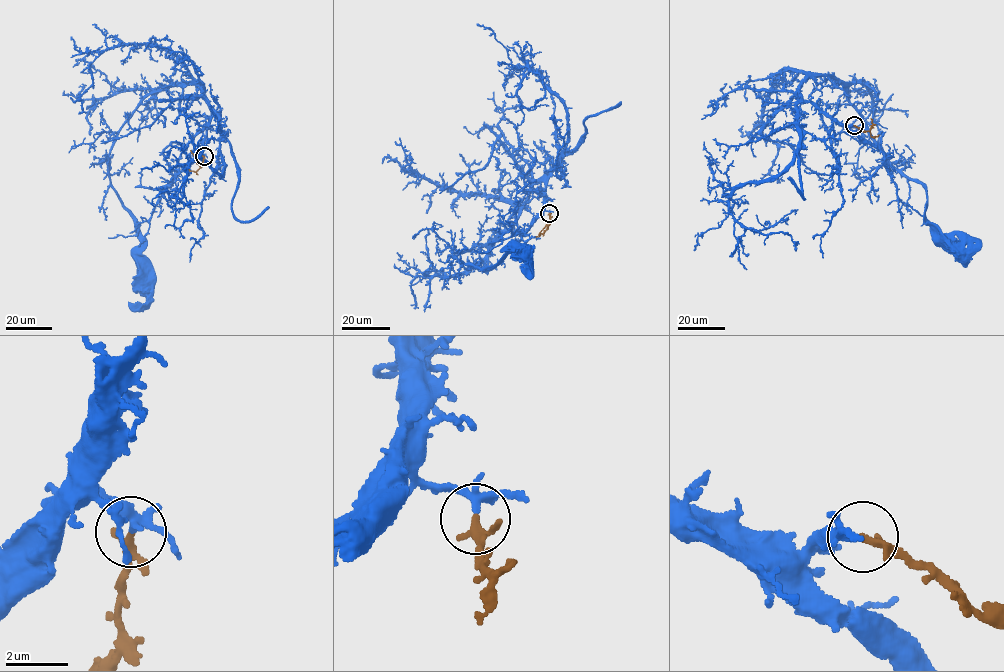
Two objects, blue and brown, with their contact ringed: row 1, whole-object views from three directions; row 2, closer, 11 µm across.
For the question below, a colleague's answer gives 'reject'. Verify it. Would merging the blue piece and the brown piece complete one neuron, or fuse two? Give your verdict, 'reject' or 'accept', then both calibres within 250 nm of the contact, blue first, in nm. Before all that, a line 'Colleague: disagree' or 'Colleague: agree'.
Colleague: disagree
accept; 170 nm thick on the blue side, 260 nm on the other

